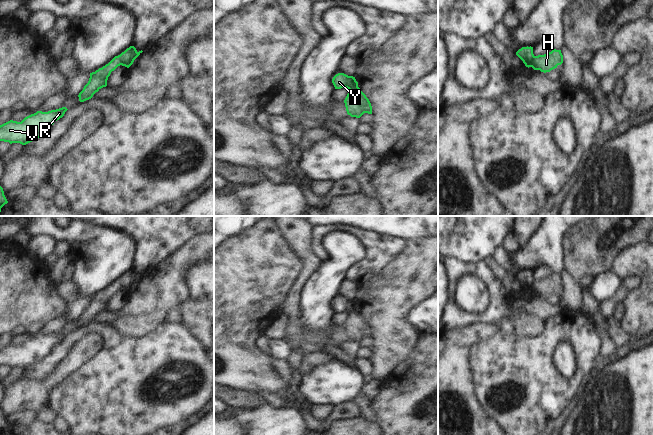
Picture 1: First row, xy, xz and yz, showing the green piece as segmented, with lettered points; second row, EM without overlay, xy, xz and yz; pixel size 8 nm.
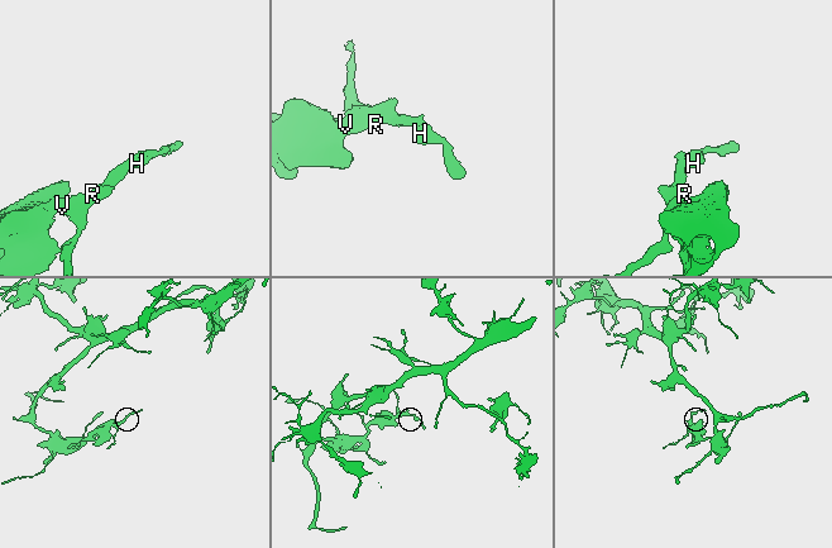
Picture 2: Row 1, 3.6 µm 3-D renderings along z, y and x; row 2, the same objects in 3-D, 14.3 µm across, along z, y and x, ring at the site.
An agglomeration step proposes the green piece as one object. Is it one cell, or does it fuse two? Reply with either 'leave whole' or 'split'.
split

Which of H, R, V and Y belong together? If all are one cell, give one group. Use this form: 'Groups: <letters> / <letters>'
Groups: H / R V Y.

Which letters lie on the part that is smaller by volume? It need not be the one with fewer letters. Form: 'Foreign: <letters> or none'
Foreign: H

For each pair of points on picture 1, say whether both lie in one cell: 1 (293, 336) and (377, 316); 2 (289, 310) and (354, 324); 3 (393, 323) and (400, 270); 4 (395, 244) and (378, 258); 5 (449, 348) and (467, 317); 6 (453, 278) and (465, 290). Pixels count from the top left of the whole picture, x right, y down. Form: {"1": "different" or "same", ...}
{"1": "different", "2": "same", "3": "same", "4": "same", "5": "different", "6": "different"}

